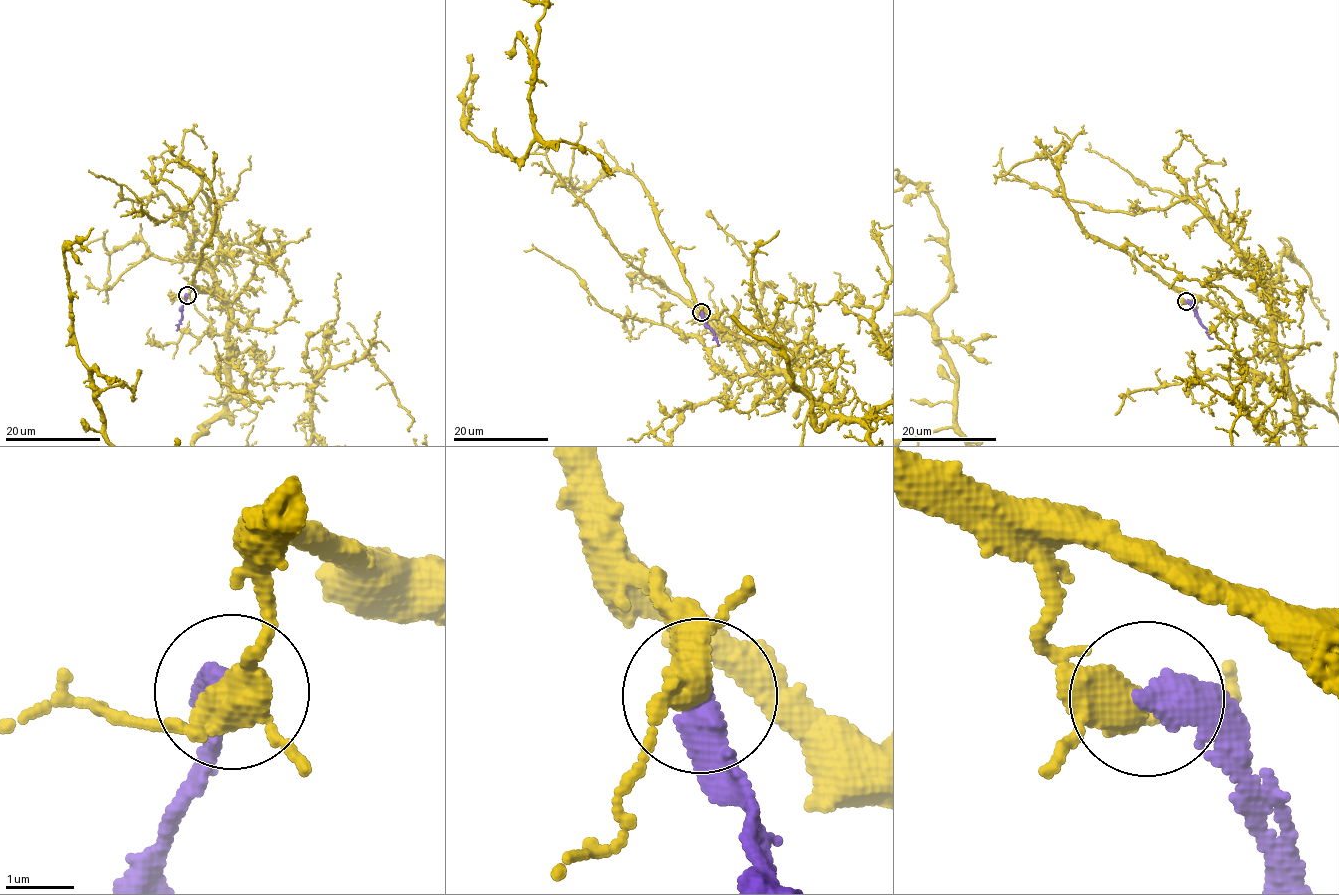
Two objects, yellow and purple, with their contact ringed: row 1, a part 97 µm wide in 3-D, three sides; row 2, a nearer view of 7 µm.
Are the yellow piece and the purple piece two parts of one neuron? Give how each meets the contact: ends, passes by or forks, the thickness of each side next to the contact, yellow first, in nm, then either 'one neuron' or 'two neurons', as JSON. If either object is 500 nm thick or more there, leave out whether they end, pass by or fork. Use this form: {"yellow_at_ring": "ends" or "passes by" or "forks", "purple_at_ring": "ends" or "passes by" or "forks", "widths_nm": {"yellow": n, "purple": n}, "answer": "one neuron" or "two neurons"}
{"yellow_at_ring": "forks", "purple_at_ring": "ends", "widths_nm": {"yellow": 360, "purple": 480}, "answer": "two neurons"}

